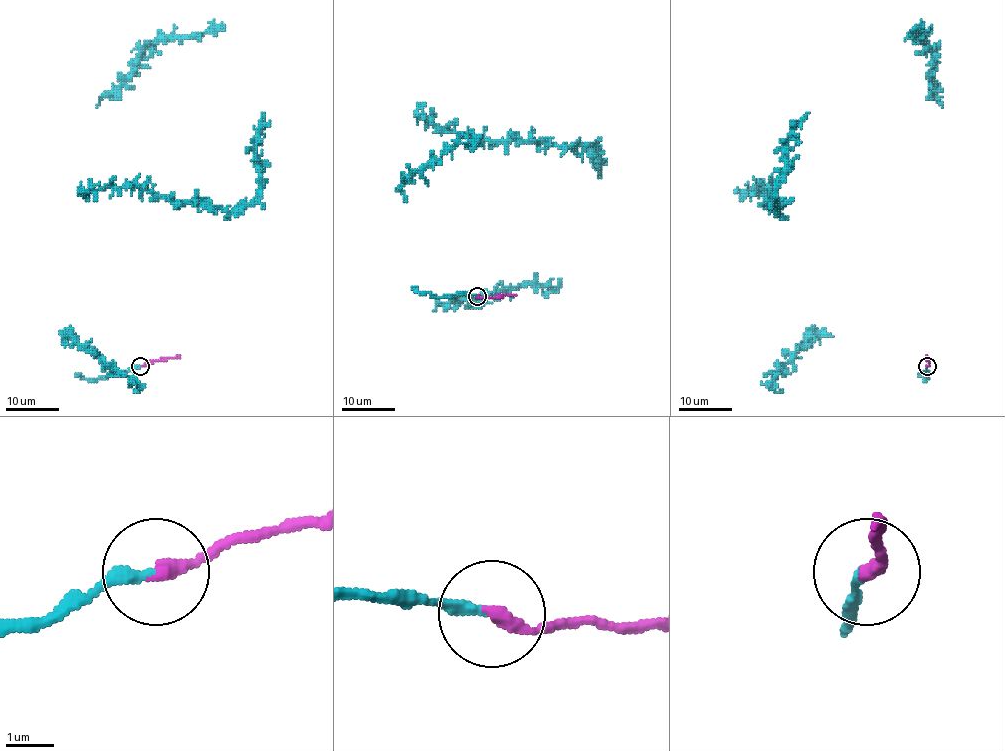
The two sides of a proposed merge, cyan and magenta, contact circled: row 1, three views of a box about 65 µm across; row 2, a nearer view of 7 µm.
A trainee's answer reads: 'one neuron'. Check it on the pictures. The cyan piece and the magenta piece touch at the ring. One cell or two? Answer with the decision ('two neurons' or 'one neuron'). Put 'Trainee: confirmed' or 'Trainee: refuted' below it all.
one neuron
Trainee: confirmed

